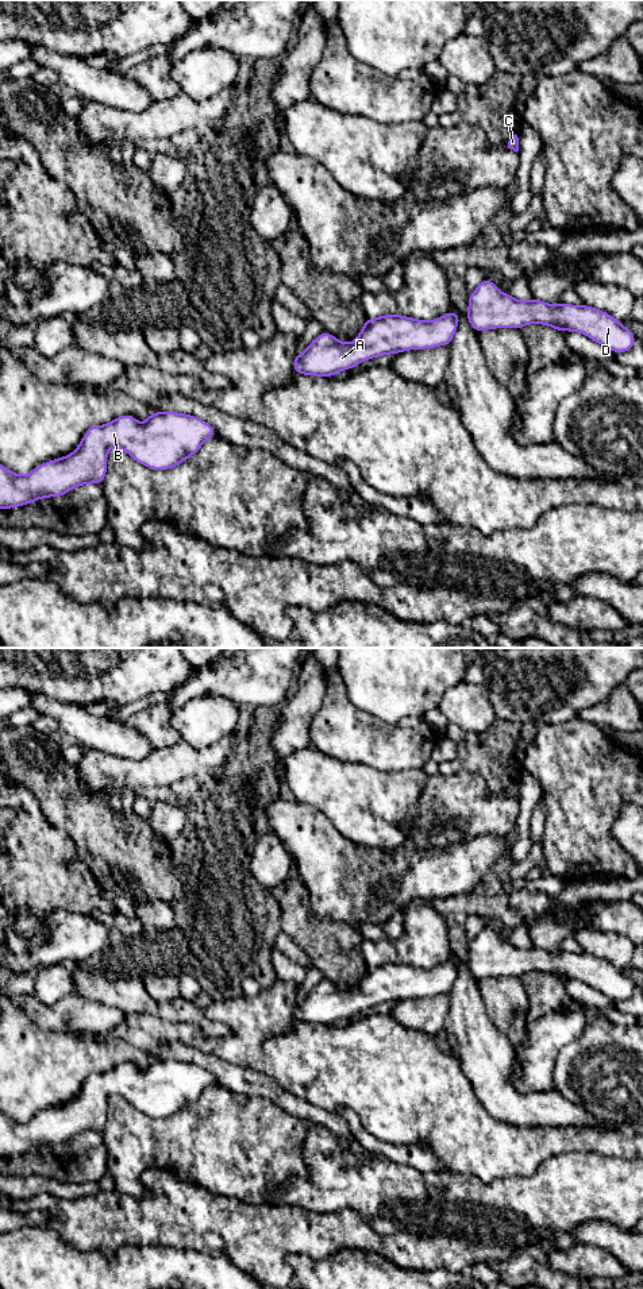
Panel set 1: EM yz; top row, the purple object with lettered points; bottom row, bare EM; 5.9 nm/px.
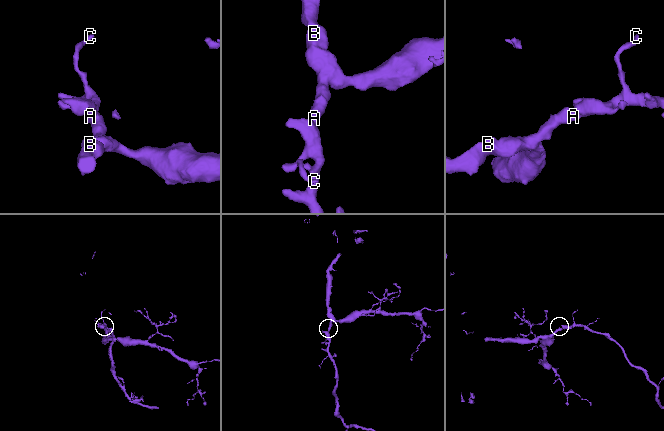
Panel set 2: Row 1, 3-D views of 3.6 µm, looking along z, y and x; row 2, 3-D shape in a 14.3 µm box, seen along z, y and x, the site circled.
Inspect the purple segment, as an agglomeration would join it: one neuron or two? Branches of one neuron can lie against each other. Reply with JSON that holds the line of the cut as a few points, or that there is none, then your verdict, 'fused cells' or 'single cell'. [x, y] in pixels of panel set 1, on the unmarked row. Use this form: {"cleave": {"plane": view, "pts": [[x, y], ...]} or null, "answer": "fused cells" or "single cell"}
{"cleave": null, "answer": "single cell"}

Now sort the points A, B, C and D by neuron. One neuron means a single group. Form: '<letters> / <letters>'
A B C D

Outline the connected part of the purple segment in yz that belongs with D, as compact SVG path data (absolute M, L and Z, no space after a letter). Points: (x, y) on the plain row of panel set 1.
M489 927L469 942L467 968L478 981L494 976L516 976L539 970L563 979L581 980L612 1000L631 999L635 980L613 964L588 953L555 953L531 946L519 949L505 942Z

